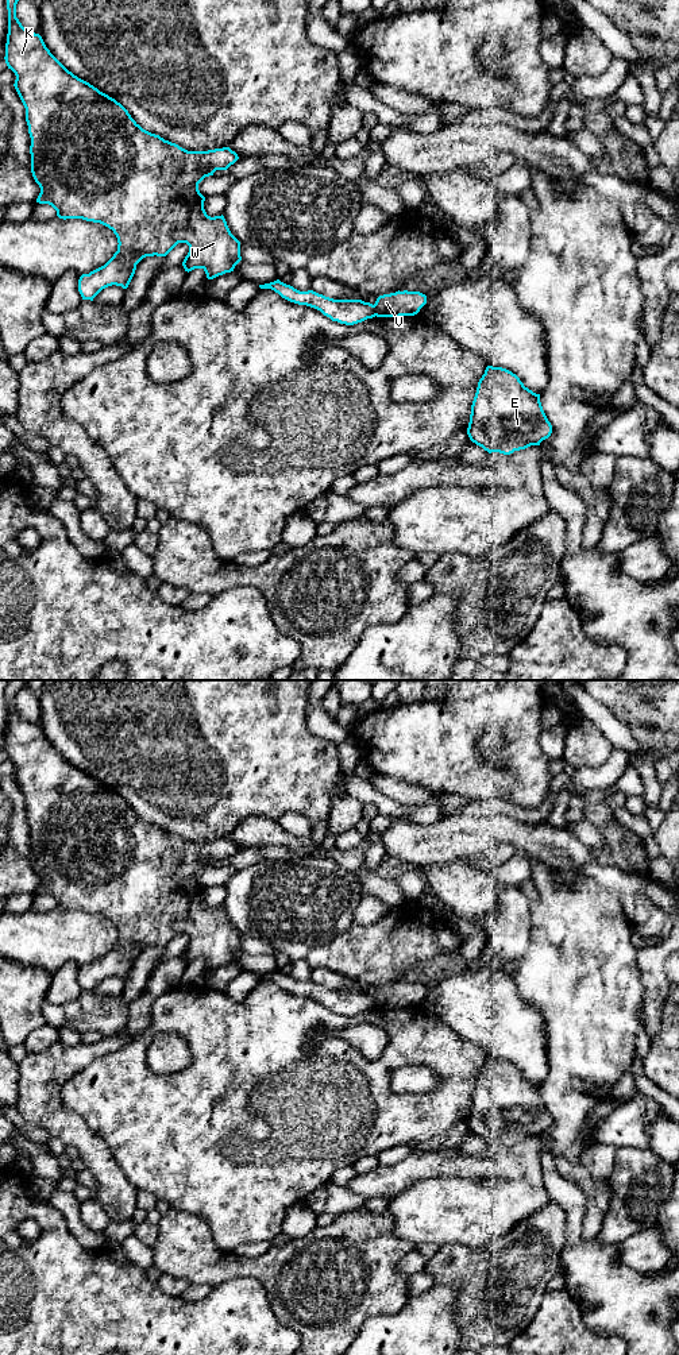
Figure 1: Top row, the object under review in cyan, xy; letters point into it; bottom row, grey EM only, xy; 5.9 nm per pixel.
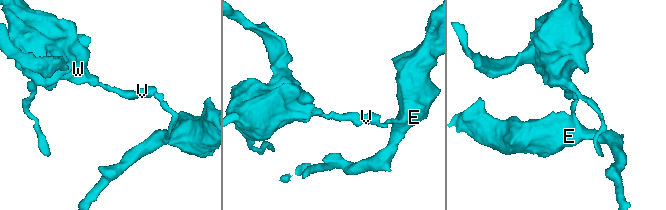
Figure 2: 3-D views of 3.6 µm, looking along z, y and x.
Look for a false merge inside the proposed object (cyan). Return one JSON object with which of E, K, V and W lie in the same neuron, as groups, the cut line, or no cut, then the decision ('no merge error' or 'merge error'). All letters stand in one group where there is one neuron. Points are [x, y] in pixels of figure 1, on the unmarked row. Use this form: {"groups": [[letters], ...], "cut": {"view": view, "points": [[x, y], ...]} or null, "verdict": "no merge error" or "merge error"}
{"groups": [["E", "V"], ["K", "W"]], "cut": {"view": "xy", "points": [[373, 996], [375, 1006]]}, "verdict": "merge error"}

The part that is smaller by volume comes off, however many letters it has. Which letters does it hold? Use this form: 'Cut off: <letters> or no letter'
Cut off: E, V

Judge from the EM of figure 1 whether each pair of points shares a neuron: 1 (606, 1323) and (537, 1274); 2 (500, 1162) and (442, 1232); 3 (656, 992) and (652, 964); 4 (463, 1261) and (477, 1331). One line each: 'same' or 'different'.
1: different
2: different
3: same
4: same

